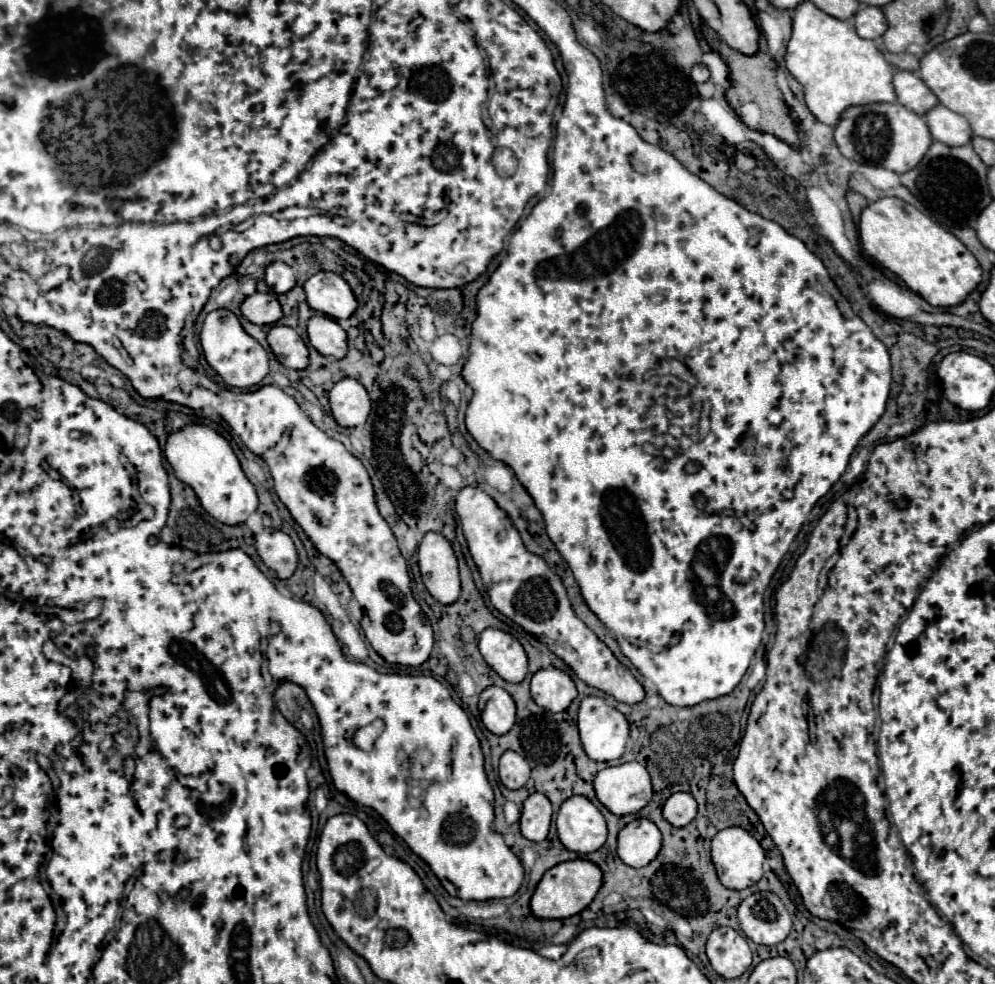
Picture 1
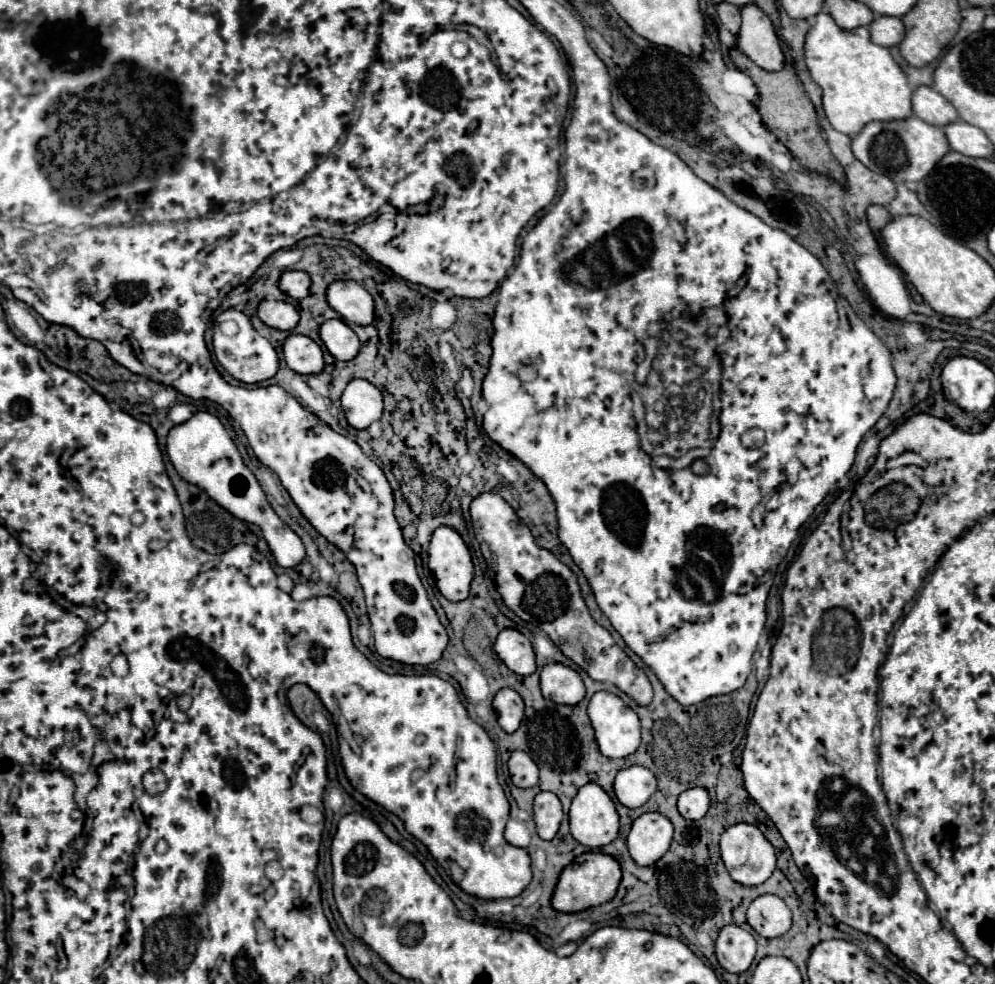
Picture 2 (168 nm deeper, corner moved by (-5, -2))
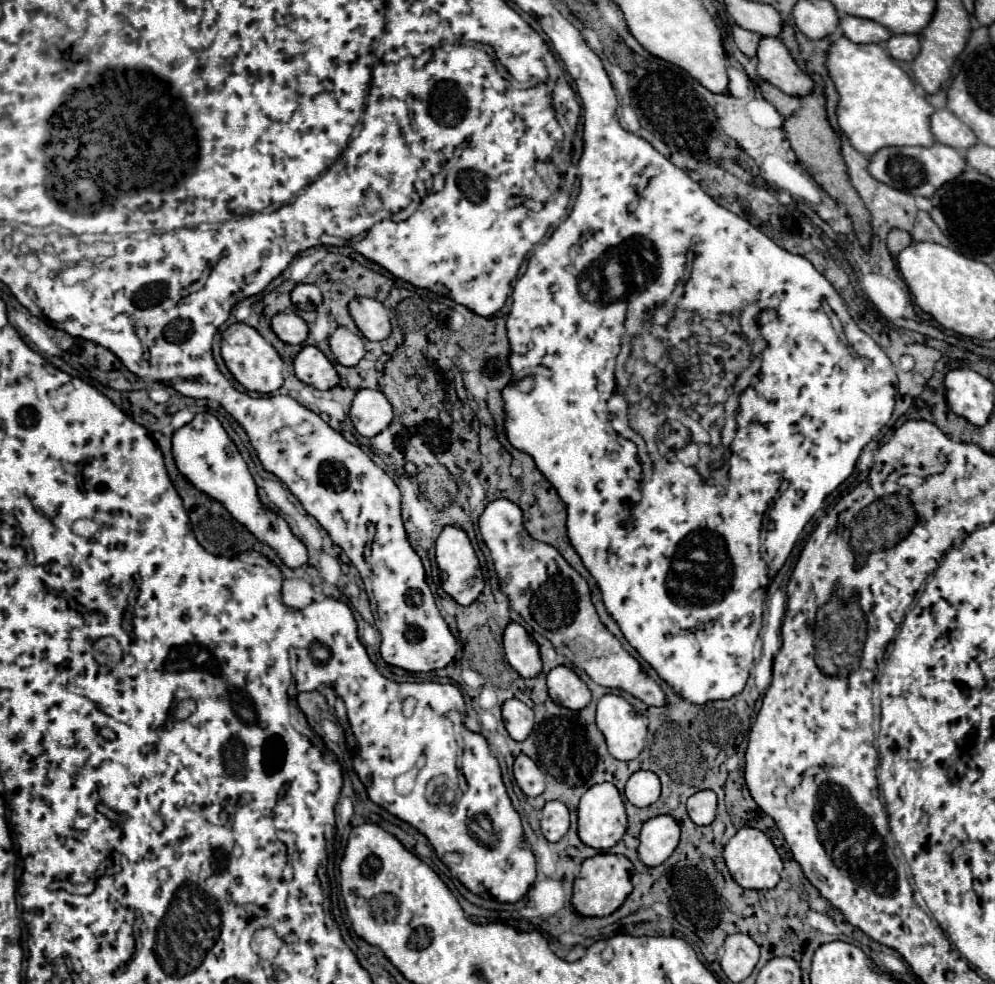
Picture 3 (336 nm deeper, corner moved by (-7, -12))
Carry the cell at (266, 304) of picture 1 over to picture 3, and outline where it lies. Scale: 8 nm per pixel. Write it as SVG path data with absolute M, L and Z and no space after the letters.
M297 313L275 315L271 321L271 327L277 333L277 337L289 345L301 345L309 335L307 323Z

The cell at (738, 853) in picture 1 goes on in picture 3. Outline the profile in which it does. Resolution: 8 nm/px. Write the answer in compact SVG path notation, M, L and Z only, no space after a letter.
M743 827L739 829L731 841L725 845L725 863L733 875L733 879L745 887L745 889L771 889L779 883L781 873L783 873L783 861L775 849L775 845L771 843L771 839L759 831L759 829L751 829L751 827Z

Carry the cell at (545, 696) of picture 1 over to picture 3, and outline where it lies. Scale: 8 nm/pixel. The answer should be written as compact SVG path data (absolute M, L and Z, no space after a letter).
M559 665L549 671L547 687L555 703L561 703L563 707L573 709L573 711L587 707L591 701L589 687L579 679L579 675L573 669L565 665Z

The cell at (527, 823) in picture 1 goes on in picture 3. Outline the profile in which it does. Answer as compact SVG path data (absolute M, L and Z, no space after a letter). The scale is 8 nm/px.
M549 801L541 813L543 835L549 841L559 841L569 831L569 809L561 801Z

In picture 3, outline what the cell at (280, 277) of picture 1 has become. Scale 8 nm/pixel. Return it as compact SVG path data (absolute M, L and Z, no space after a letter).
M297 285L291 293L291 301L299 309L307 311L307 309L315 309L323 301L323 297L321 297L321 291L317 285Z

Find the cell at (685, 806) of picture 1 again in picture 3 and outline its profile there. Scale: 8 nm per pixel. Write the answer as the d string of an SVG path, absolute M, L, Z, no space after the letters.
M699 791L689 797L687 801L687 811L689 817L695 825L709 825L715 819L717 813L717 795L715 791Z

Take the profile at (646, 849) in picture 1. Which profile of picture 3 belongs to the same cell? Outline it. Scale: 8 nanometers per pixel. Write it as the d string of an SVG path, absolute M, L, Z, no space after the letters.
M657 815L643 823L639 835L639 857L647 867L661 865L679 843L679 825L671 815Z

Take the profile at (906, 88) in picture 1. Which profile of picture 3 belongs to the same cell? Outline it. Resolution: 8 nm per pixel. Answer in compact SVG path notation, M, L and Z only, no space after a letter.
M947 109L935 111L931 115L931 131L933 131L937 143L949 145L957 151L963 151L963 149L967 151L971 145L979 143L975 133Z

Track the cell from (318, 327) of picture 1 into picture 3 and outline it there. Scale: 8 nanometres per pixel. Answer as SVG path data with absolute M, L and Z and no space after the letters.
M337 327L335 333L329 337L329 345L331 345L333 357L345 367L357 365L365 355L363 339L351 333L347 327Z

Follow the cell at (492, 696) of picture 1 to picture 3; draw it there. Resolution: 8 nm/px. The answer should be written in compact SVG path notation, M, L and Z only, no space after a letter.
M507 699L503 703L503 721L505 721L509 735L515 741L525 741L533 729L535 715L533 715L533 709L529 705L525 705L523 701Z

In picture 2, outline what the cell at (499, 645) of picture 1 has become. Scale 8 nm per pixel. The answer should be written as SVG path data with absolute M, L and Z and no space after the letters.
M503 629L497 635L497 641L493 645L497 657L517 675L525 677L535 671L535 655L529 639L515 631L515 629Z

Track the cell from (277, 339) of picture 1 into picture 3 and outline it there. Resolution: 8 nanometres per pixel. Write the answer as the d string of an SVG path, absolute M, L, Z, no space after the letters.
M303 347L301 353L295 357L295 375L321 391L333 389L339 383L339 375L333 363L317 349L317 347Z

